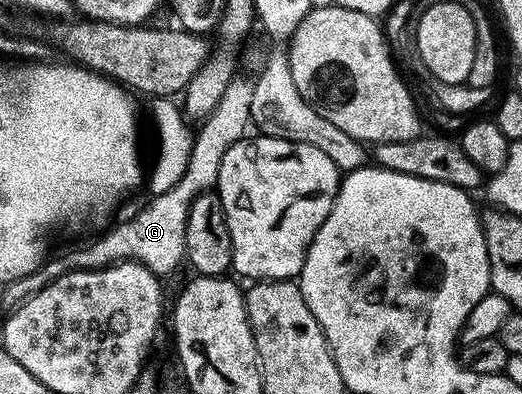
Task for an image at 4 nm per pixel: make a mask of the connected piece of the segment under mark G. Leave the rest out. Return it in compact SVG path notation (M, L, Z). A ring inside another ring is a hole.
M241 76L234 77L224 90L223 96L215 110L200 123L194 135L190 161L187 172L180 182L176 183L166 194L152 197L149 204L143 207L129 220L113 227L101 238L91 243L89 248L81 248L68 254L76 271L104 268L121 260L137 260L147 266L159 278L171 273L184 261L186 246L186 222L191 202L203 192L210 191L217 182L219 166L223 155L232 144L241 140L246 128L250 125L251 93L253 83Z

